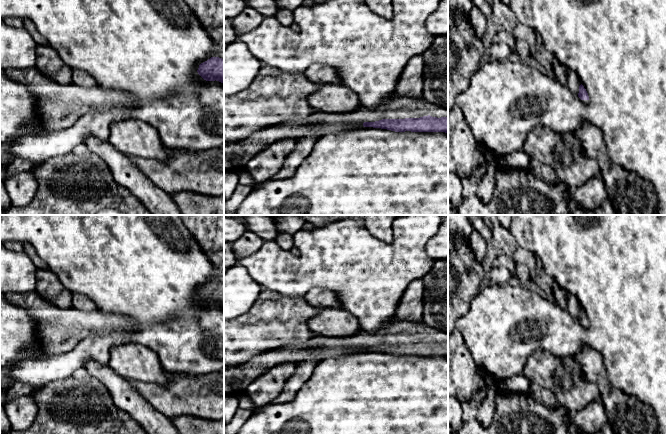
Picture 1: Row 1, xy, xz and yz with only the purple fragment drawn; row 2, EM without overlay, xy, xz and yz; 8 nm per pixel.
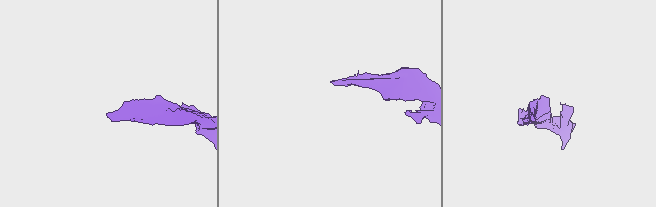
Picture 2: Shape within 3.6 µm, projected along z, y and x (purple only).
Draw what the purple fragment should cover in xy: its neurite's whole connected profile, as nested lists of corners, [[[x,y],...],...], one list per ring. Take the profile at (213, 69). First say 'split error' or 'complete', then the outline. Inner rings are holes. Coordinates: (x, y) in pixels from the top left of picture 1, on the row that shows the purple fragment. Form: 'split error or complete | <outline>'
complete | [[[211,57],[199,65],[197,72],[206,81],[216,80],[224,84],[224,59]]]

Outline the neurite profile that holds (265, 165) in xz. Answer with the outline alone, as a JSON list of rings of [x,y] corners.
[[[287,138],[276,141],[255,155],[245,167],[253,177],[255,185],[272,179],[283,167],[285,158],[294,148],[295,140]]]

